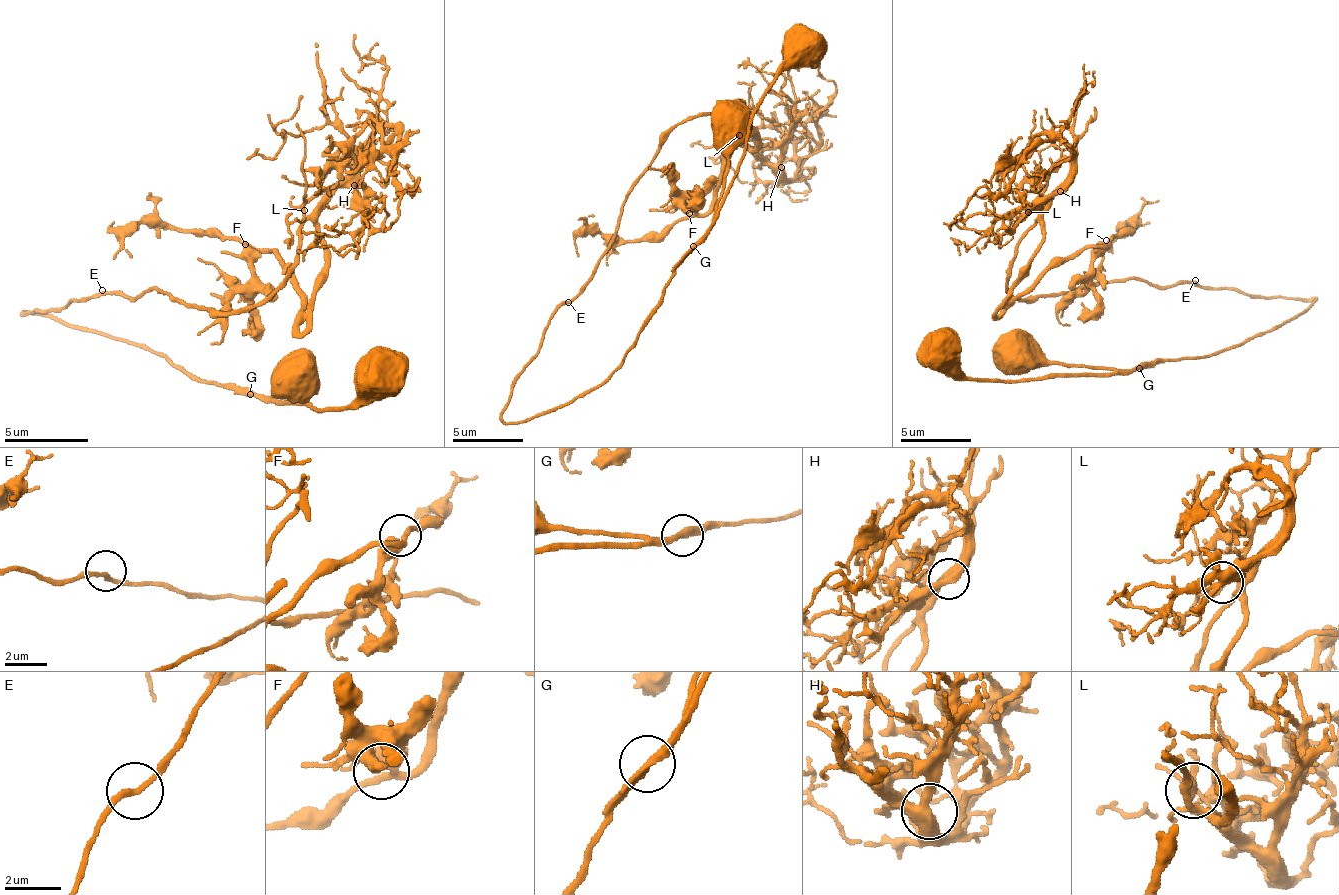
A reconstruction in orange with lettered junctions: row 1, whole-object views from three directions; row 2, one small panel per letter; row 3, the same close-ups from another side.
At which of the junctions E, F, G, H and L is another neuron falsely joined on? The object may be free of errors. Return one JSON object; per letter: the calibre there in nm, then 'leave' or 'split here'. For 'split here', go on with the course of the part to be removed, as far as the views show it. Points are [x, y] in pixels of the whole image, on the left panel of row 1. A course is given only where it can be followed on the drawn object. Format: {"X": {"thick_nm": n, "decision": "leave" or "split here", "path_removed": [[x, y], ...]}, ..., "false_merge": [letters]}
{"E": {"thick_nm": 190, "decision": "leave"}, "F": {"thick_nm": 320, "decision": "leave"}, "G": {"thick_nm": 300, "decision": "split here", "path_removed": [[249, 395], [283, 391], [291, 395], [295, 374]]}, "H": {"thick_nm": 400, "decision": "leave"}, "L": {"thick_nm": 150, "decision": "leave"}, "false_merge": ["G"]}

